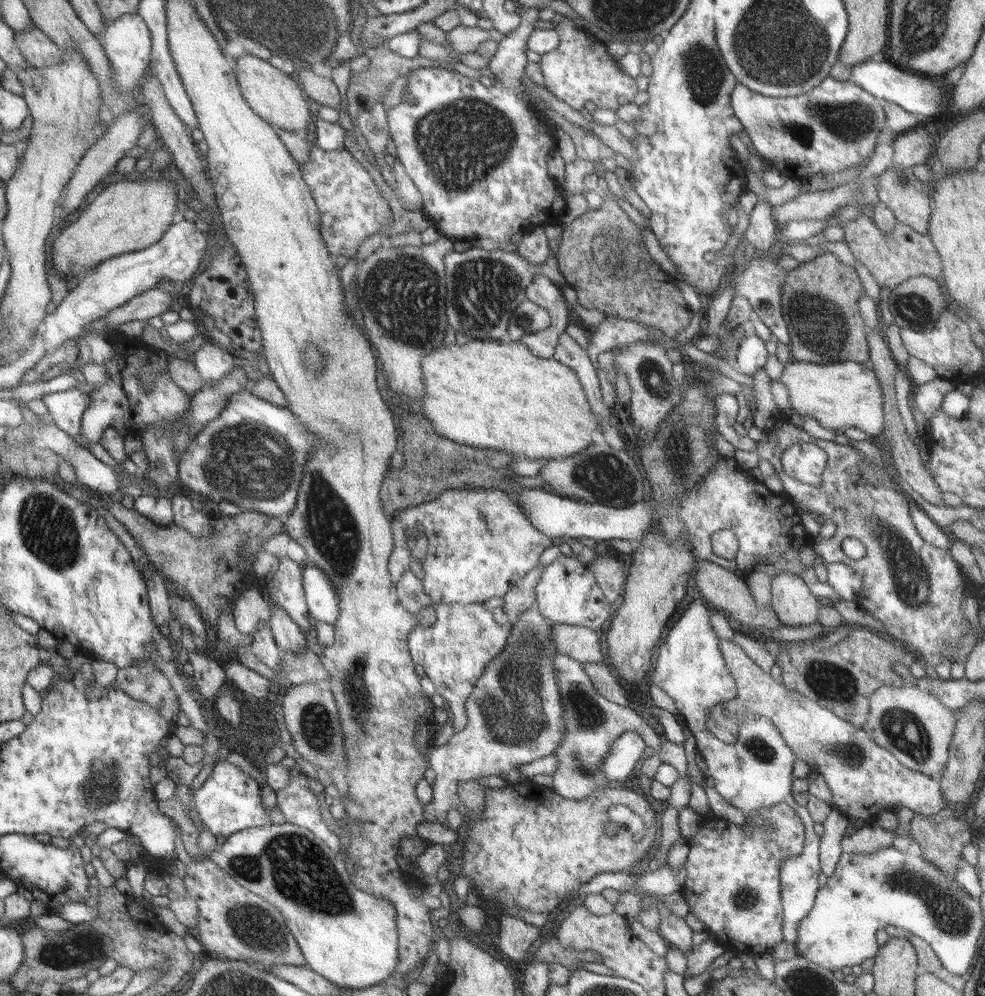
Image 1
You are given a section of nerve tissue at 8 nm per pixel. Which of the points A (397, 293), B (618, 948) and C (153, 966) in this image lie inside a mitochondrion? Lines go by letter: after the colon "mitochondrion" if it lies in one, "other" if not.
A: mitochondrion
B: other
C: other

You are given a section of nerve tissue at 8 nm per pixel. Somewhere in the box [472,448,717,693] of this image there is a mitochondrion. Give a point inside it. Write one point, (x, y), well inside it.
(612, 480)

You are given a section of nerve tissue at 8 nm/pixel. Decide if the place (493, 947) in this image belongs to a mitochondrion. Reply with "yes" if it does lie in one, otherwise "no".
no

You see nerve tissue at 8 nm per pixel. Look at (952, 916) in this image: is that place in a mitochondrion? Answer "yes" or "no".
yes

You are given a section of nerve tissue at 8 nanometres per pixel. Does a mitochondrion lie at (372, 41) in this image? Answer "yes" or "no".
no

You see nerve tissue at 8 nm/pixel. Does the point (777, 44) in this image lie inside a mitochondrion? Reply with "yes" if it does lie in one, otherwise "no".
yes

